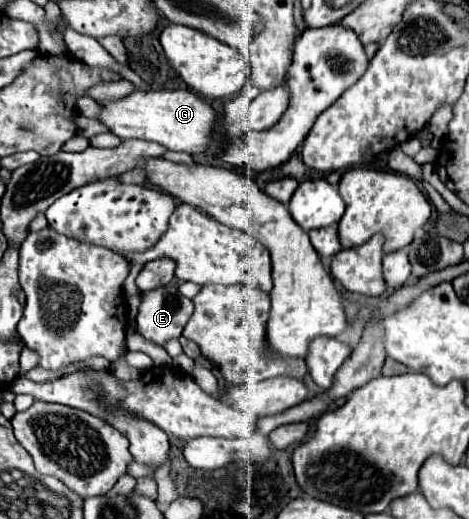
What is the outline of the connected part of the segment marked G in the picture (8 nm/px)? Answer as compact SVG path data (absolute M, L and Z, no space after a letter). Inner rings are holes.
M135 87L127 97L107 101L97 99L99 113L97 121L101 121L111 133L121 139L143 139L155 141L165 149L187 151L189 155L201 153L207 149L211 139L211 129L215 125L215 111L209 103L197 97L191 91L143 91Z

